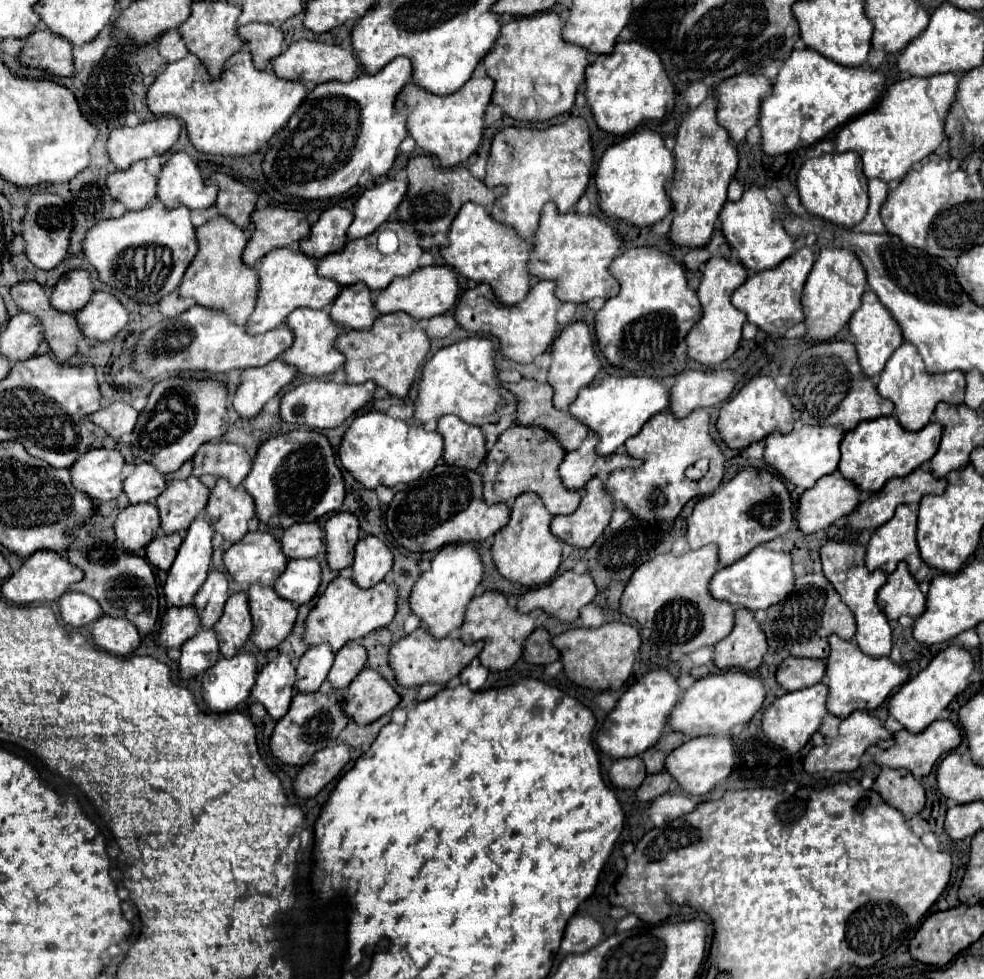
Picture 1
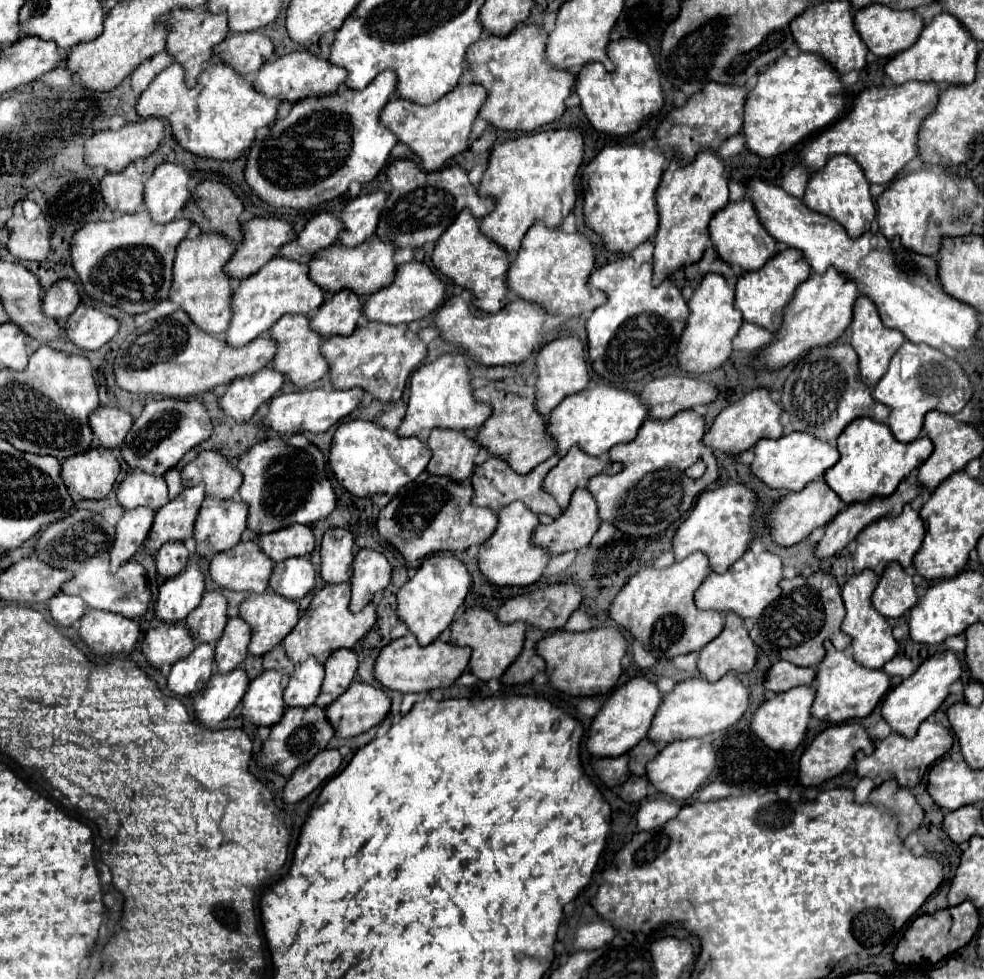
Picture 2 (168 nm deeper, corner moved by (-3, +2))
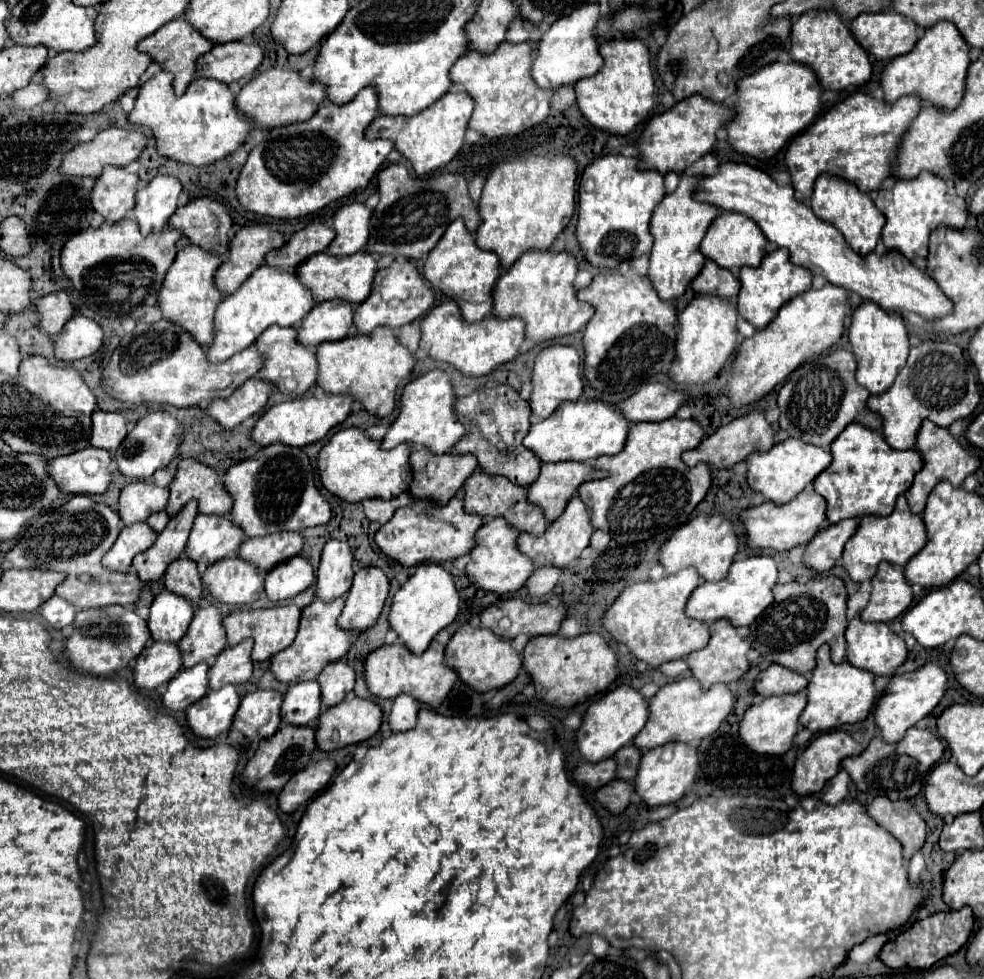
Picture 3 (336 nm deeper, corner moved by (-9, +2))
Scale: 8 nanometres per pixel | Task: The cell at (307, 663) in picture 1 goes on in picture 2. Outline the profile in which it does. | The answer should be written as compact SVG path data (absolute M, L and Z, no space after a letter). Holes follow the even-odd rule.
M310 656L306 662L298 666L290 676L290 682L284 690L286 706L312 706L320 694L320 686L324 680L324 666Z

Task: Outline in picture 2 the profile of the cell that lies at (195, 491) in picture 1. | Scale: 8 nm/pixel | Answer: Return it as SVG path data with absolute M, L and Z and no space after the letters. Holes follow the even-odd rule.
M192 486L178 494L174 500L170 500L166 506L158 508L152 530L146 538L148 552L154 554L154 550L158 550L164 542L170 540L184 542L192 538L194 522L204 498L206 498L204 486Z

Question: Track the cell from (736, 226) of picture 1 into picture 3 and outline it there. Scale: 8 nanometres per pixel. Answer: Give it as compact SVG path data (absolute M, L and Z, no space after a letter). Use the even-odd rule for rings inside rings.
M720 212L718 218L714 218L714 222L710 224L700 250L708 260L716 262L720 268L726 268L726 270L736 270L742 266L756 268L760 266L766 254L766 242L768 240L764 238L762 230L748 216L734 214L734 212Z

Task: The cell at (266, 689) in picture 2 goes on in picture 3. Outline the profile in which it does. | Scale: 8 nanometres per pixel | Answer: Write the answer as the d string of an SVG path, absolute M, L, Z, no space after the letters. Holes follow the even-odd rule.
M276 690L248 692L240 702L232 730L240 732L246 740L270 738L280 726L280 704L282 694Z

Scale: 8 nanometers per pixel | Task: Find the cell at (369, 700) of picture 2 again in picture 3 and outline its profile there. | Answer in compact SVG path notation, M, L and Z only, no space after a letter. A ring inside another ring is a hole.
M352 696L318 718L316 746L320 750L336 750L372 738L382 724L382 710L372 700Z

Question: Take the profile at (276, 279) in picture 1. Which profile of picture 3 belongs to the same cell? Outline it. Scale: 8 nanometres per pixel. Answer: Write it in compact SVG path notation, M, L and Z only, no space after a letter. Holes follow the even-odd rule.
M260 266L252 272L242 286L226 296L216 310L216 340L206 350L208 362L224 362L236 352L252 346L254 340L270 326L300 326L302 318L312 310L314 300L310 290L306 290L294 272L284 272L270 266Z

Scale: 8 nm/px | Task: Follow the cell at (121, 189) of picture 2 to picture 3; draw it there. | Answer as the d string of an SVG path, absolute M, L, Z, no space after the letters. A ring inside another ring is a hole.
M106 166L96 178L90 204L106 222L118 222L132 212L136 186L138 174L116 166Z

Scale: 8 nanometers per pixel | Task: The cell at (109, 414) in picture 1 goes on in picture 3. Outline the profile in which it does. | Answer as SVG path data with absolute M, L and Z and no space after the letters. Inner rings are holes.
M96 410L92 414L92 438L90 438L92 446L114 452L126 438L126 434L128 428L122 414L102 412L102 410Z

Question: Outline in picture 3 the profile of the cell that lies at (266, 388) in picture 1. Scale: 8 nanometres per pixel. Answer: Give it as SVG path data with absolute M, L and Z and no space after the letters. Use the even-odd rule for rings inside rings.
M260 378L246 380L230 398L216 398L206 406L206 414L220 422L224 428L238 426L244 418L256 414L266 406L272 384Z

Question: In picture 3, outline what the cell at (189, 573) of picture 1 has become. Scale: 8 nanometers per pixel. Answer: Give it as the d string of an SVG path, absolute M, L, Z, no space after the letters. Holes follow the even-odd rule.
M168 590L160 592L154 598L148 616L148 630L152 640L180 642L180 638L186 634L190 626L192 616L194 616L194 606L190 600L176 596Z

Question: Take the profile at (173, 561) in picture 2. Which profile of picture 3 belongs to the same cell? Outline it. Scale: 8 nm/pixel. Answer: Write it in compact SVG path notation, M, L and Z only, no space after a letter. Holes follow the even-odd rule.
M188 558L174 560L166 570L164 586L168 592L180 594L180 596L192 600L192 604L198 608L198 602L202 596L202 580L196 570L196 562L188 560Z

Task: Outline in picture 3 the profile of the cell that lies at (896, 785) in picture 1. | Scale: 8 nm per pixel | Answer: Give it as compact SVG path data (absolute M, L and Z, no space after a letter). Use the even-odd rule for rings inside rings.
M878 796L868 804L866 812L902 844L904 860L910 860L922 848L926 824L908 800L892 802L886 796Z

